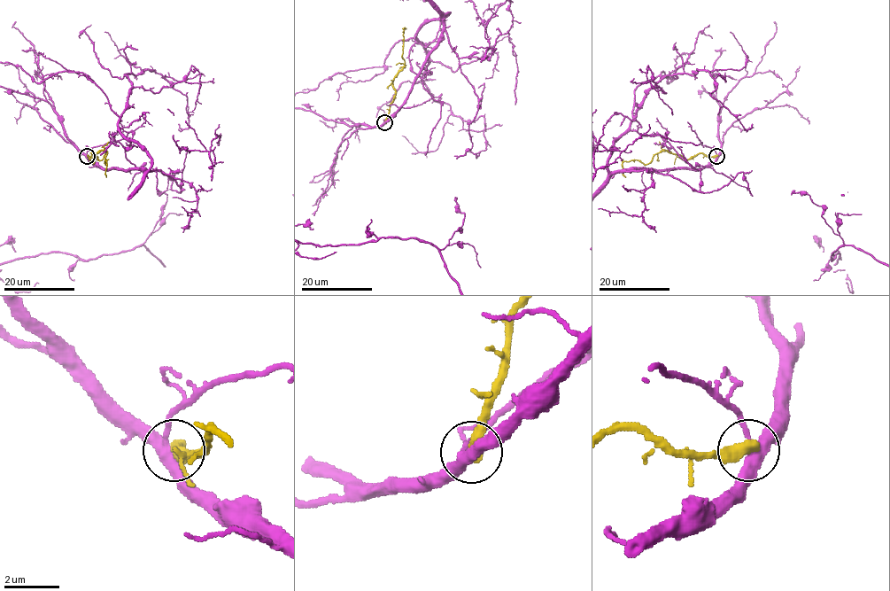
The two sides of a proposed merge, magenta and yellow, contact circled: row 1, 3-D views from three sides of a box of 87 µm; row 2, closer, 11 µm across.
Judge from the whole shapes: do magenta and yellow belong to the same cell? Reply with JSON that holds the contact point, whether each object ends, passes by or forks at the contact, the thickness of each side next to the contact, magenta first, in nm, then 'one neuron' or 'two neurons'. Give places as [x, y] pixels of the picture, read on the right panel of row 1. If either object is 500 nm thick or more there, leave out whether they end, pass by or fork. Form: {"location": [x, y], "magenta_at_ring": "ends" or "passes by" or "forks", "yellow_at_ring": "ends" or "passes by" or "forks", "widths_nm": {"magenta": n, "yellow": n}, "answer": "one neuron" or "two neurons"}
{"location": [716, 156], "magenta_at_ring": "forks", "yellow_at_ring": "ends", "widths_nm": {"magenta": 360, "yellow": 480}, "answer": "two neurons"}

